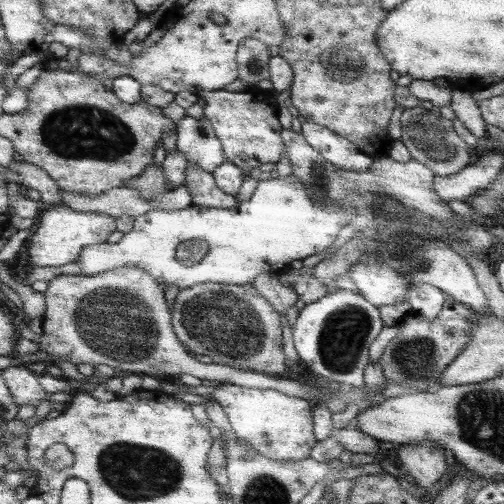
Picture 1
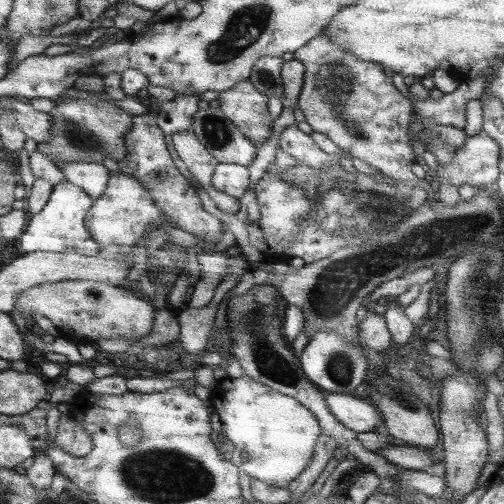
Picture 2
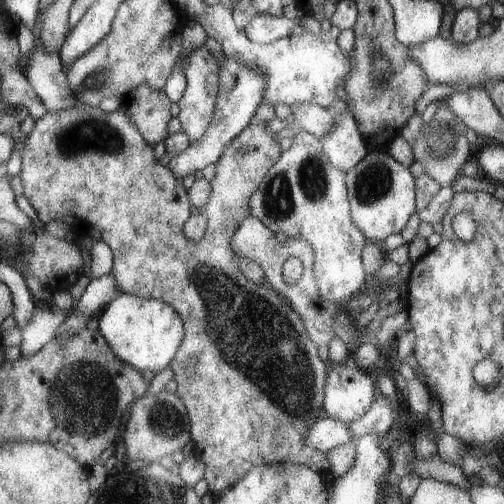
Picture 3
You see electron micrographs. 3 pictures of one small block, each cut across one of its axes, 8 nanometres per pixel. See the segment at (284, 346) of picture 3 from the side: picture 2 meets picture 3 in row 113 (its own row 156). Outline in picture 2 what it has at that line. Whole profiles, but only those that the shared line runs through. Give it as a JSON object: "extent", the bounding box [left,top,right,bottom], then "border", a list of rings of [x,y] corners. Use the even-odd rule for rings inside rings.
{"extent":[39,88,133,164],"border":[[[75,88],[69,90],[71,98],[57,98],[59,104],[51,112],[55,118],[53,140],[47,144],[39,144],[39,150],[51,158],[55,164],[57,160],[67,162],[87,162],[87,164],[101,164],[107,158],[121,162],[127,156],[125,138],[133,128],[133,116],[125,114],[115,104],[107,104],[97,100],[91,92],[79,92]]]}

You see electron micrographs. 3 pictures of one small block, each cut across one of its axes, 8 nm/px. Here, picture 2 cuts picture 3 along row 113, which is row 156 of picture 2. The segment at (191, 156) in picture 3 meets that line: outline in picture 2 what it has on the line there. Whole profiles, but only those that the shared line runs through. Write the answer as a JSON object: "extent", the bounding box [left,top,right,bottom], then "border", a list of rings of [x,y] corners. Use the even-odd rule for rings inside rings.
{"extent":[193,108,257,168],"border":[[[221,108],[199,110],[193,120],[197,138],[207,146],[211,156],[219,160],[219,164],[237,164],[241,168],[251,166],[257,148],[247,136],[243,136],[243,130],[223,116]]]}

